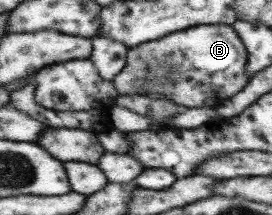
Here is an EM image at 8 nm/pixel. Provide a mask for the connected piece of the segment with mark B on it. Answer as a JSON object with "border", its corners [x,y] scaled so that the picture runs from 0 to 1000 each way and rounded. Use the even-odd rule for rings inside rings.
{"border":[[[831,112],[728,116],[654,158],[610,158],[610,177],[581,177],[574,195],[471,223],[460,260],[463,298],[412,381],[441,437],[515,437],[548,358],[559,381],[548,419],[603,437],[669,507],[768,479],[765,447],[739,419],[743,391],[776,400],[765,428],[824,419],[831,447],[853,447],[890,419],[919,363],[901,335],[908,251],[897,214],[849,116]]]}

